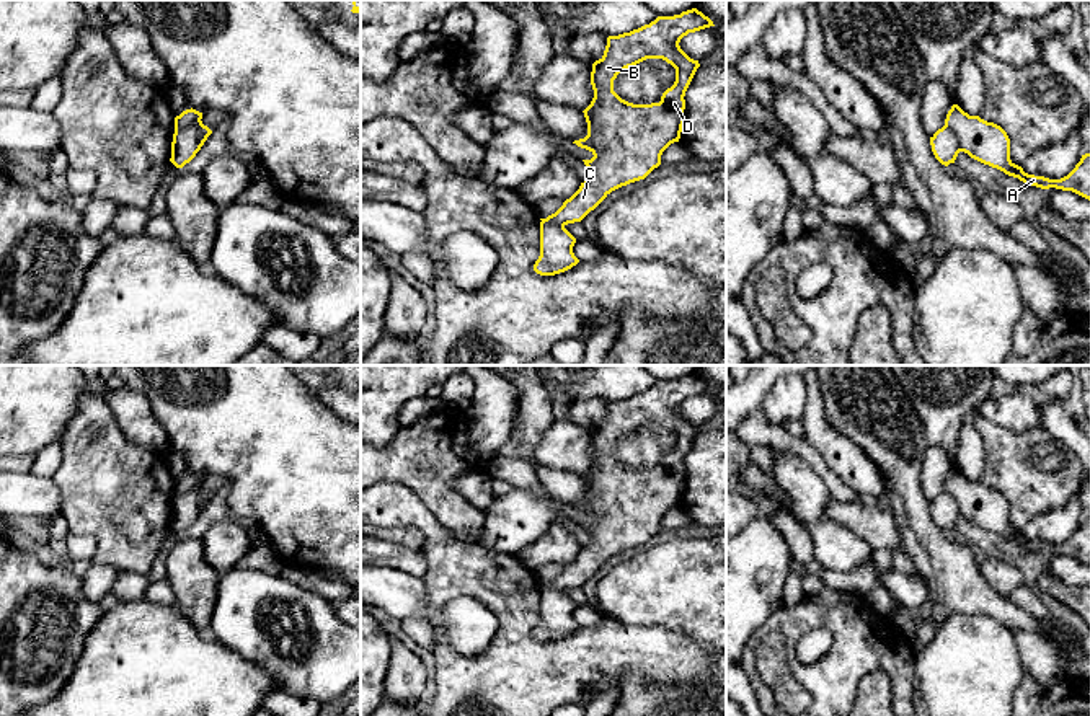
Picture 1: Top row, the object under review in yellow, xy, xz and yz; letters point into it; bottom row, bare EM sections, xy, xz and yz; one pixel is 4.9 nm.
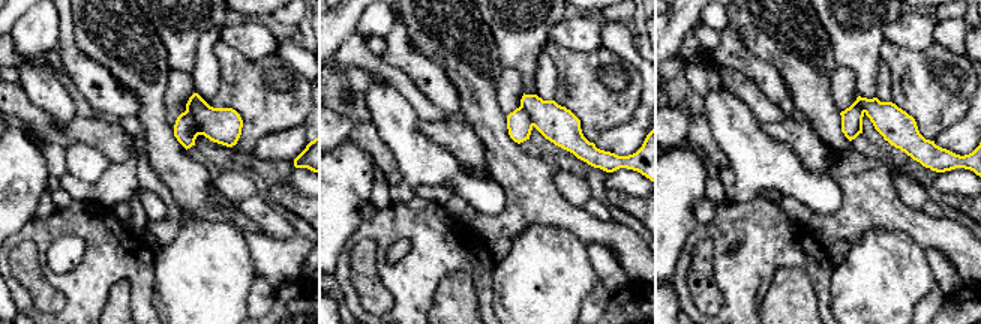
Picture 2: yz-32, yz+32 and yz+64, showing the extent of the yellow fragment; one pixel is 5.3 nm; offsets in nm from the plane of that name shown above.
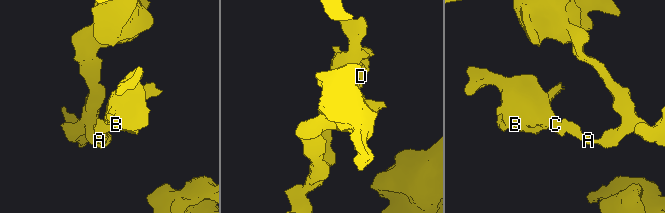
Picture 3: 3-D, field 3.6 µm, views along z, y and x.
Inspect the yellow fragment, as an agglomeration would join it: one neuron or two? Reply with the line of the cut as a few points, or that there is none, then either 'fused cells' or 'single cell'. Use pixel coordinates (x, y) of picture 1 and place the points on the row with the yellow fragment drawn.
cut yz (945, 124), (953, 132), (961, 150); fused cells

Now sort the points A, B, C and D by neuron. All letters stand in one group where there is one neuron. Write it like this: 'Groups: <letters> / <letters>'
Groups: A / B C D

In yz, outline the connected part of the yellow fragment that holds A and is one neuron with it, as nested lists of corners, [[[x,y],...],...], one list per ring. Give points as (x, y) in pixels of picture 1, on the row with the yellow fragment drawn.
[[[953,104],[948,111],[945,126],[955,132],[961,152],[971,158],[1018,178],[1025,184],[1041,189],[1056,188],[1072,191],[1090,201],[1090,153],[1082,155],[1067,176],[1049,179],[1028,175],[1010,160],[1010,139],[1000,126],[987,122],[979,116],[969,116],[958,104]]]

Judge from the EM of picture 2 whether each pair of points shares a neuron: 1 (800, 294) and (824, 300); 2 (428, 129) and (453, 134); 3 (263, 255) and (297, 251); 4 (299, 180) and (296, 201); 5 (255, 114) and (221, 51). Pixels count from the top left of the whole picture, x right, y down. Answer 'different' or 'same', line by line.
1: different
2: same
3: same
4: different
5: same

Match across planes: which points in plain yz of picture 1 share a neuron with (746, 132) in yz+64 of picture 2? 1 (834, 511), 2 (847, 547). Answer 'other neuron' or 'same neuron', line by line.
1: other neuron
2: same neuron

